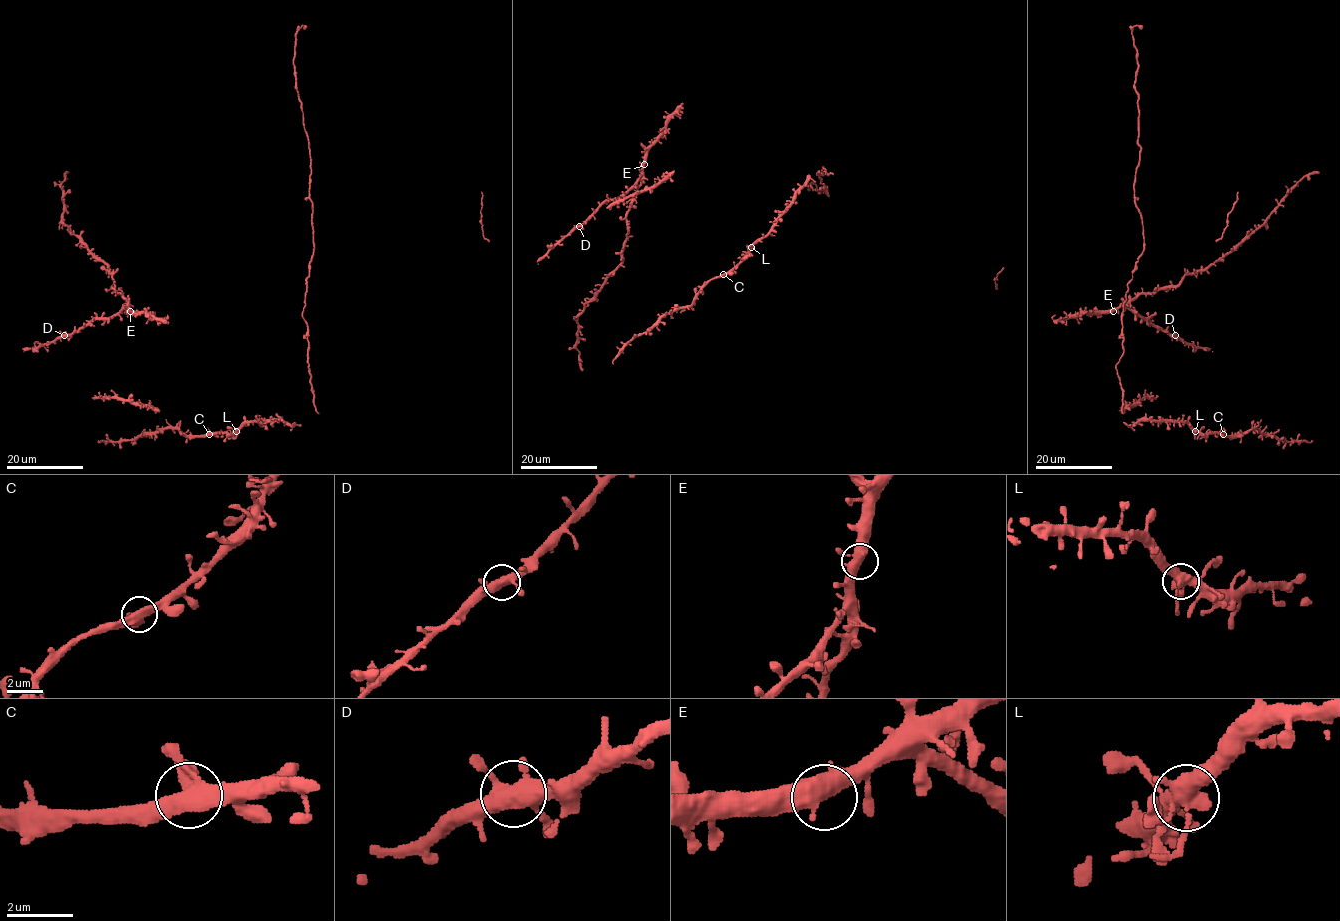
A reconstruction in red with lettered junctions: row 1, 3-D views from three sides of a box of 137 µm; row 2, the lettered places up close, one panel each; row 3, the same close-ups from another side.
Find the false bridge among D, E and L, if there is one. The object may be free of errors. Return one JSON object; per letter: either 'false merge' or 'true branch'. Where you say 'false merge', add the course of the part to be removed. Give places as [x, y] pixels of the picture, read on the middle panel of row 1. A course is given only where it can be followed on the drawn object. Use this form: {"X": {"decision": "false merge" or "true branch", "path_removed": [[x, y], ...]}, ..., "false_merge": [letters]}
{"D": {"decision": "true branch"}, "E": {"decision": "true branch"}, "L": {"decision": "true branch"}, "false_merge": []}

